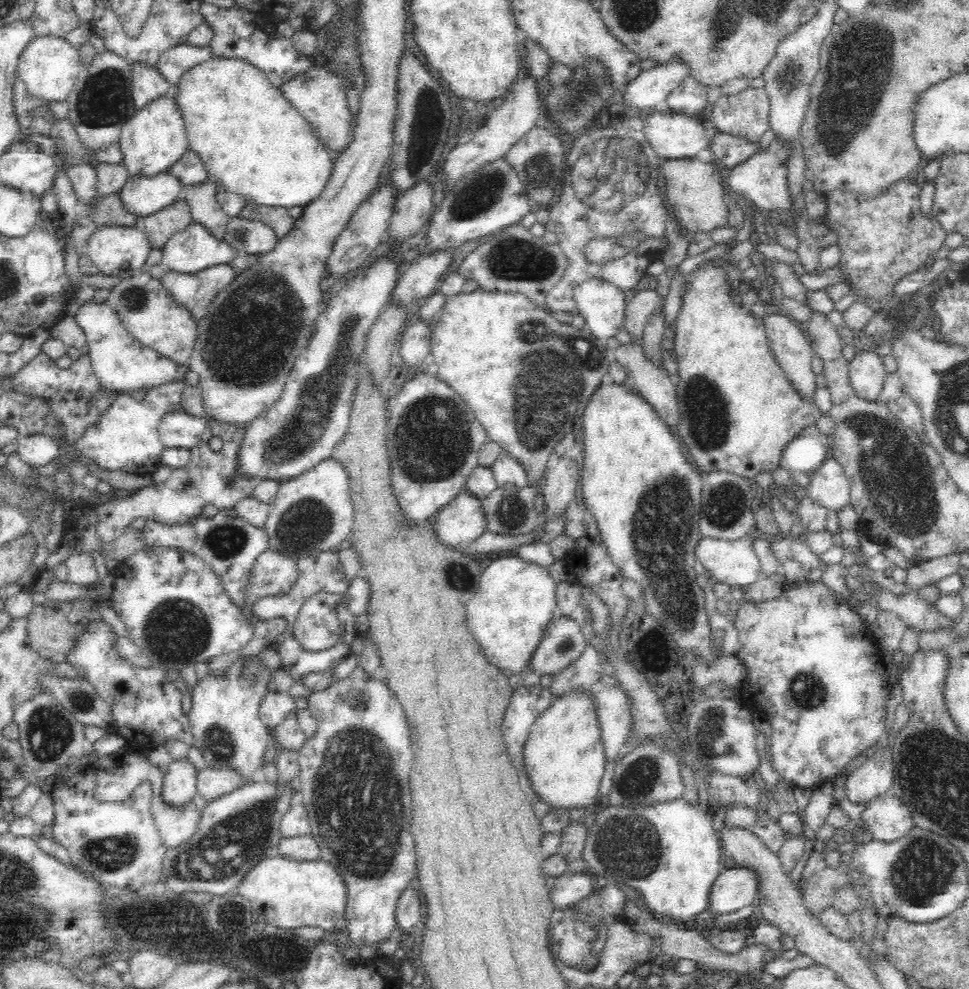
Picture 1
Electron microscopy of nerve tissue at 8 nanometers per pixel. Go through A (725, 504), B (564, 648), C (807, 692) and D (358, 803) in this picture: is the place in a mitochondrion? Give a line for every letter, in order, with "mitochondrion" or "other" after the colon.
A: mitochondrion
B: mitochondrion
C: mitochondrion
D: mitochondrion

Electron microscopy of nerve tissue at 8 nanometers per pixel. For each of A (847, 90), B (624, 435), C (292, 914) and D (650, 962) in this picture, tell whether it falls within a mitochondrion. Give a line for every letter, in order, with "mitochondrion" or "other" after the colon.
A: mitochondrion
B: other
C: other
D: other

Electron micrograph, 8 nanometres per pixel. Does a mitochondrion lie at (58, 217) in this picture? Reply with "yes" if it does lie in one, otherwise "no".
no

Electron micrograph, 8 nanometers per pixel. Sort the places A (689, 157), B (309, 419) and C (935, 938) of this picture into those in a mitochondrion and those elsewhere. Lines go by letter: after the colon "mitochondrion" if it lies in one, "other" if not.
A: other
B: mitochondrion
C: other

